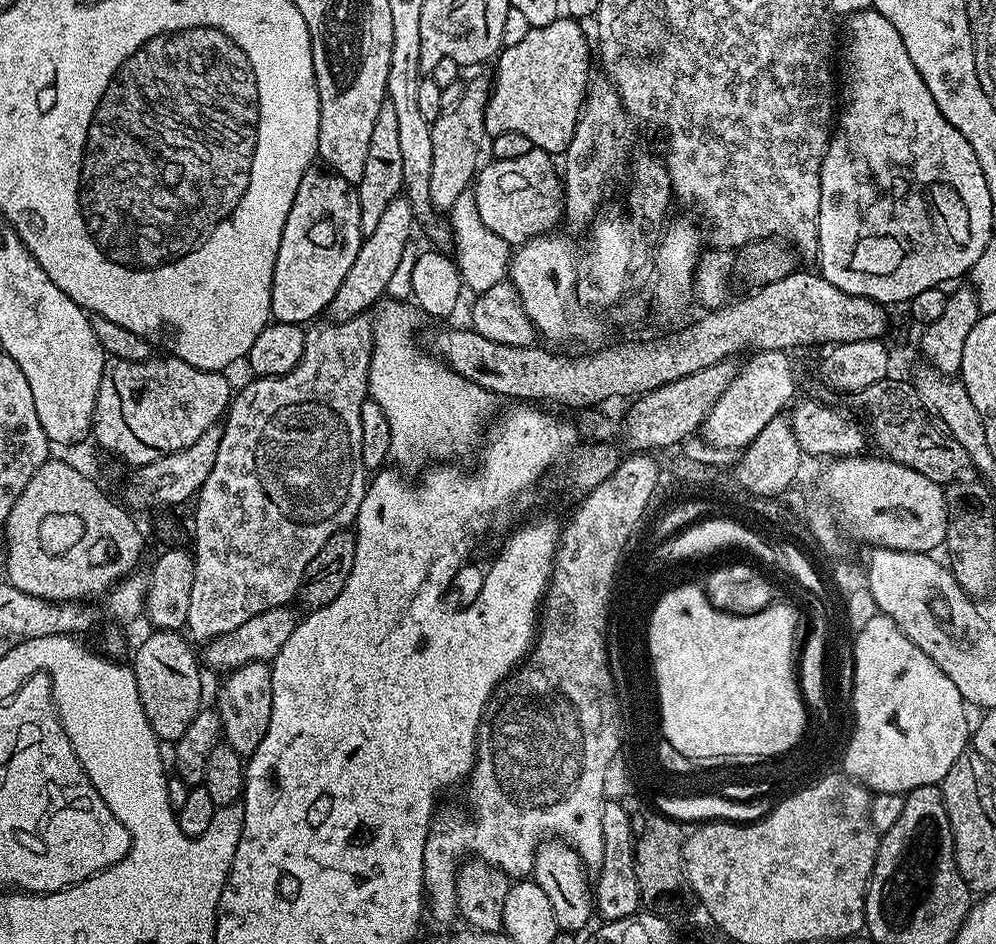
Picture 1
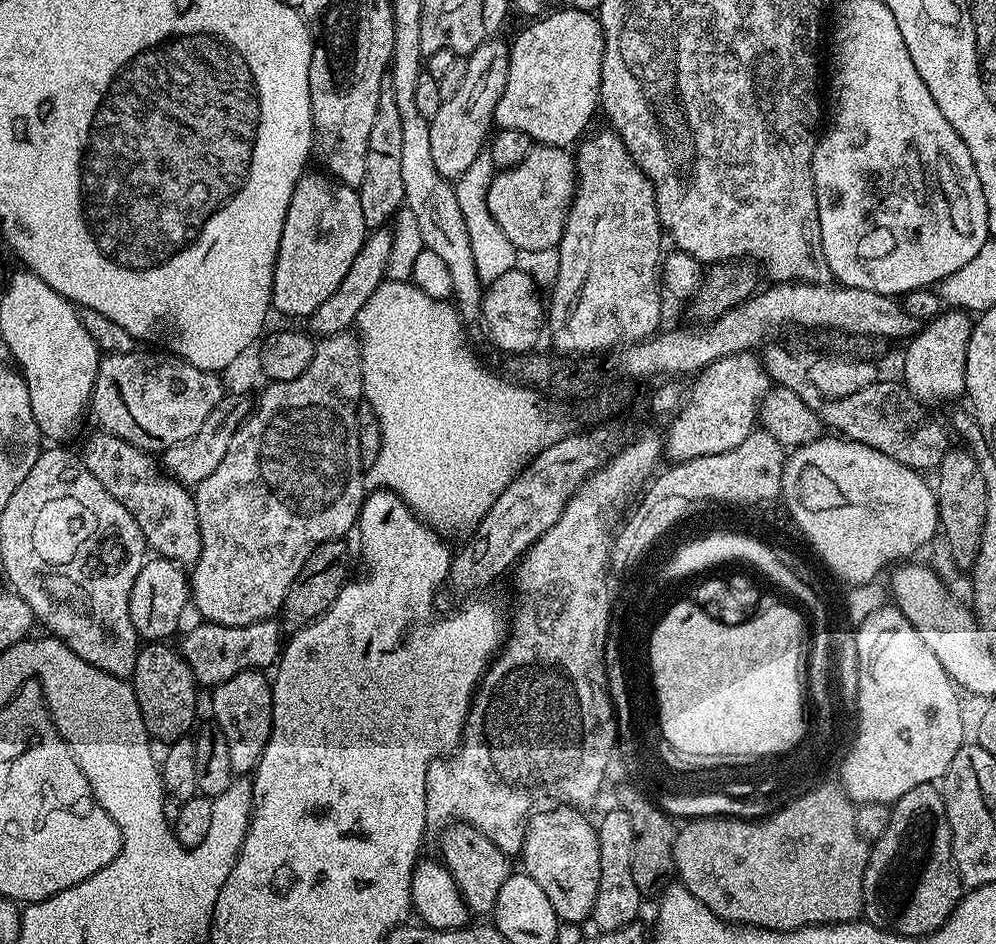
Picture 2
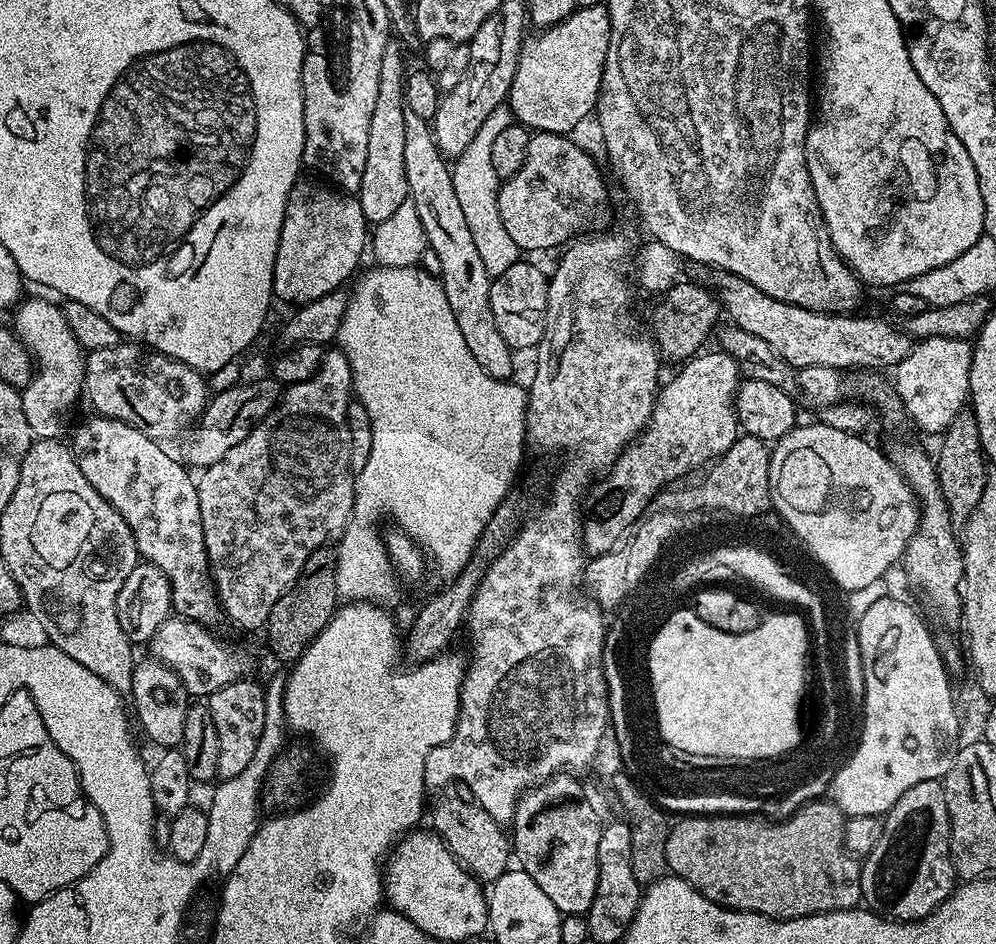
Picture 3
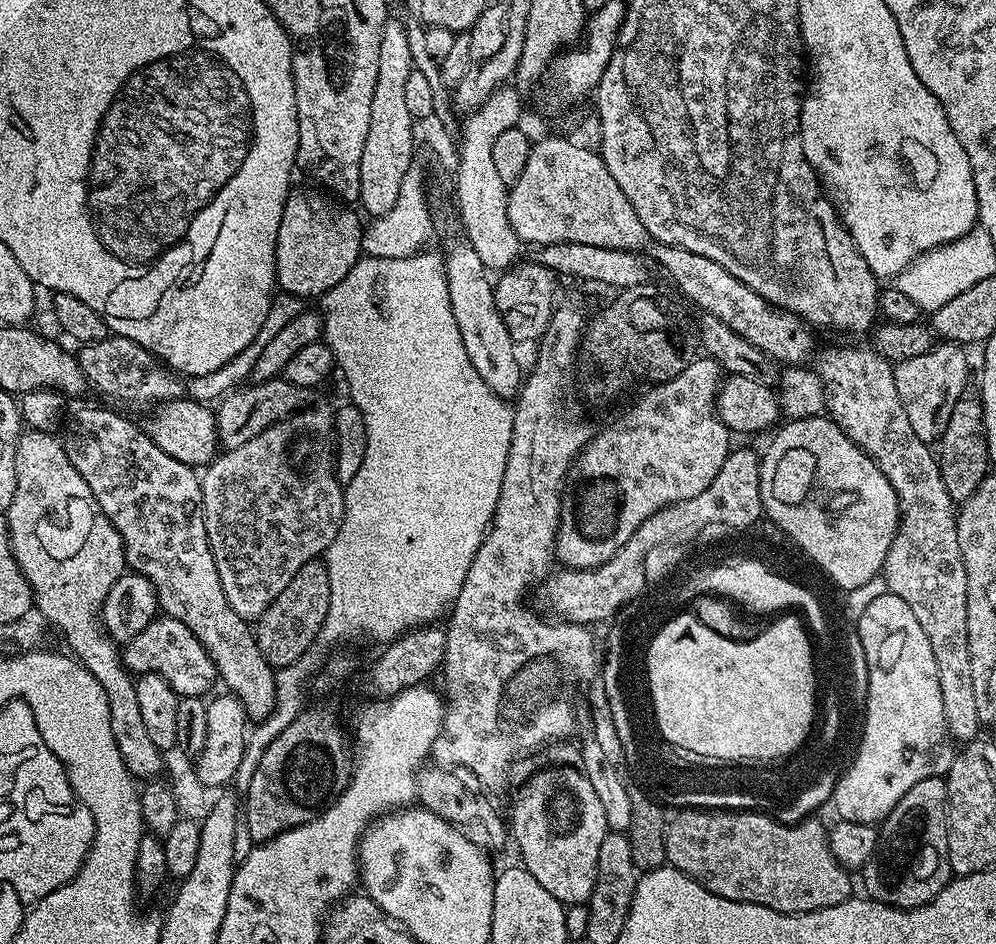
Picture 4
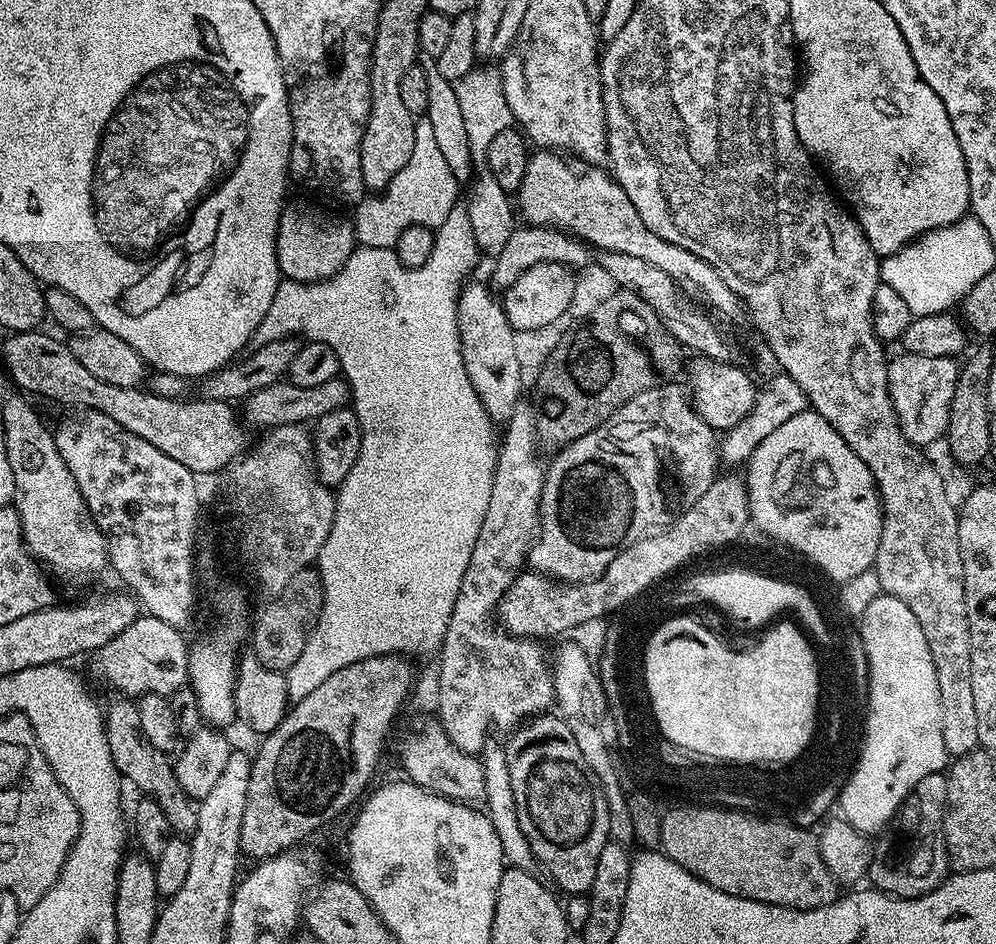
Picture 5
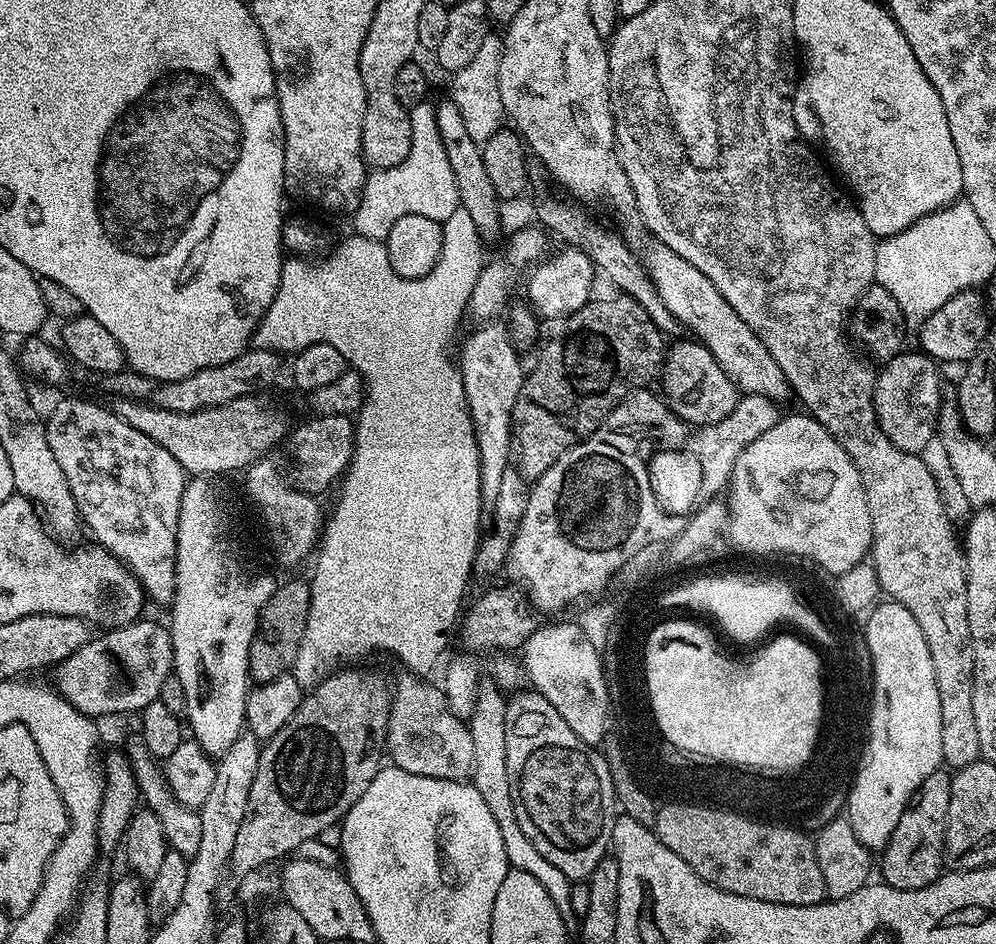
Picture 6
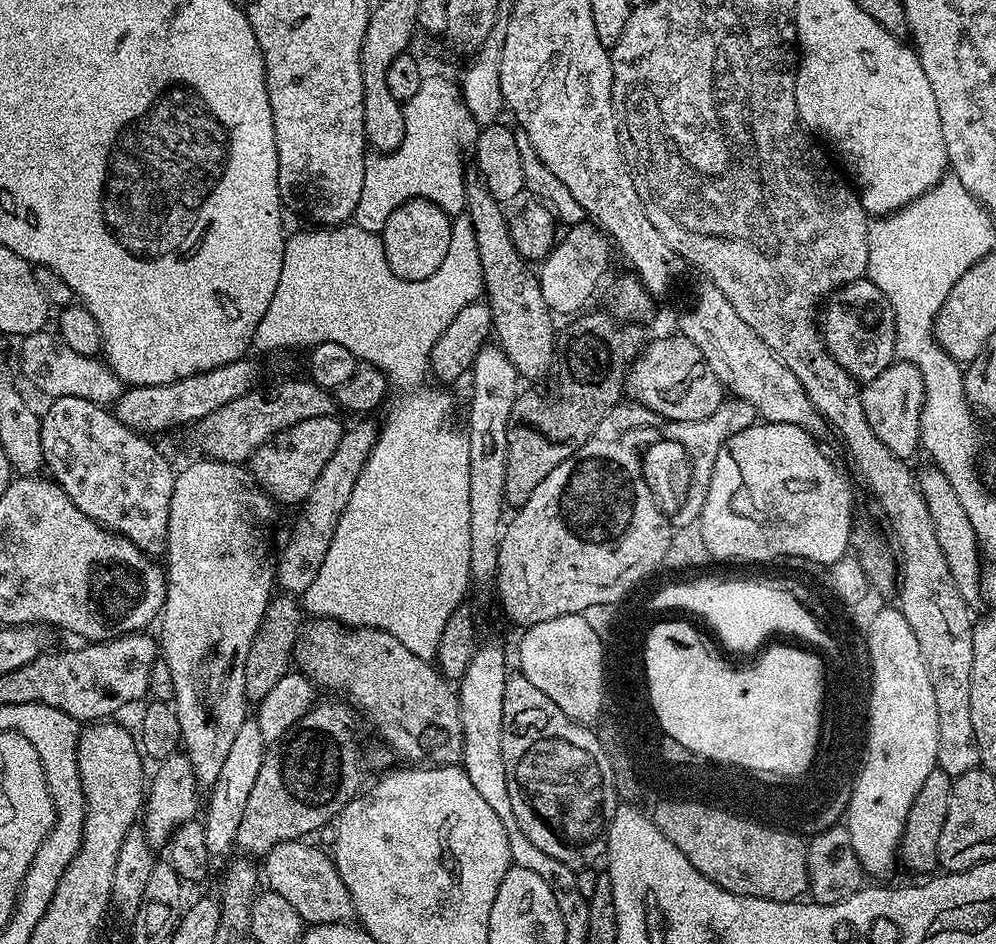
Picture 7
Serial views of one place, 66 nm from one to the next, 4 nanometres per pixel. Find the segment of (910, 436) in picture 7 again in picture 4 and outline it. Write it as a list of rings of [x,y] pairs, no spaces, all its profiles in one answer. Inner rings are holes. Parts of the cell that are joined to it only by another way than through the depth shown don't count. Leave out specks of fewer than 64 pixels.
[[[940,342],[926,354],[918,354],[918,358],[906,358],[895,365],[894,382],[898,386],[898,398],[902,398],[906,418],[910,418],[910,427],[914,434],[918,434],[918,438],[936,442],[942,430],[946,430],[954,402],[958,402],[958,398],[962,398],[969,387],[968,356],[964,352],[967,351],[959,344]]]

